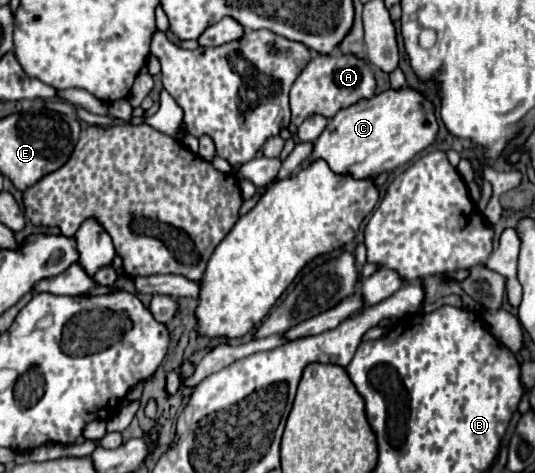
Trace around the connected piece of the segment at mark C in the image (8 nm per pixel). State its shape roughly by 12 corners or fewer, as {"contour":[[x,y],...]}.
{"contour":[[414,89],[336,113],[306,163],[370,179],[406,165],[438,121]]}

